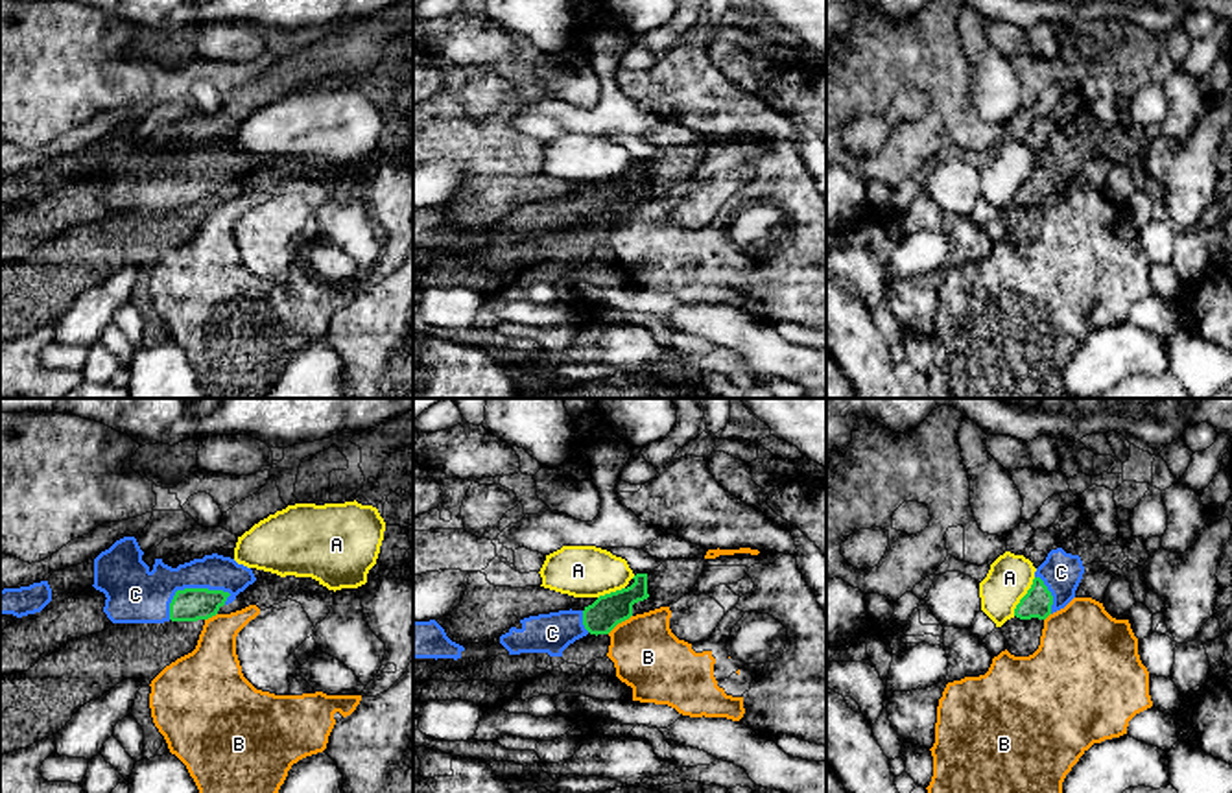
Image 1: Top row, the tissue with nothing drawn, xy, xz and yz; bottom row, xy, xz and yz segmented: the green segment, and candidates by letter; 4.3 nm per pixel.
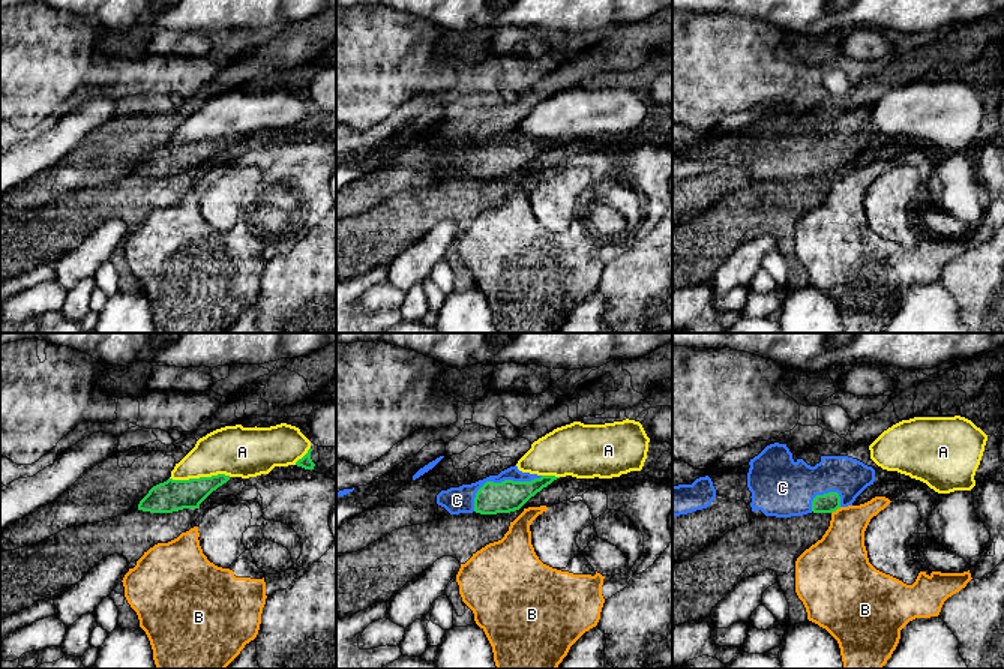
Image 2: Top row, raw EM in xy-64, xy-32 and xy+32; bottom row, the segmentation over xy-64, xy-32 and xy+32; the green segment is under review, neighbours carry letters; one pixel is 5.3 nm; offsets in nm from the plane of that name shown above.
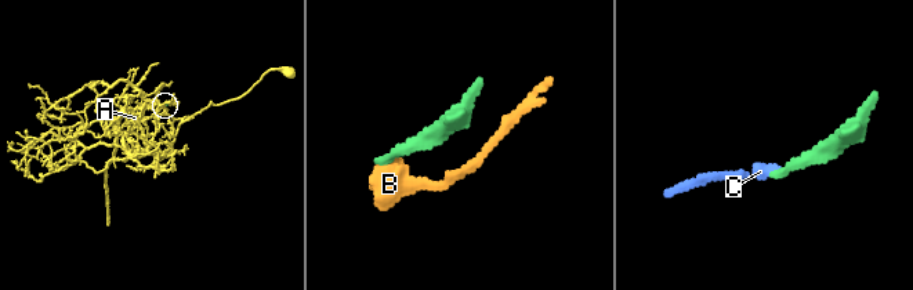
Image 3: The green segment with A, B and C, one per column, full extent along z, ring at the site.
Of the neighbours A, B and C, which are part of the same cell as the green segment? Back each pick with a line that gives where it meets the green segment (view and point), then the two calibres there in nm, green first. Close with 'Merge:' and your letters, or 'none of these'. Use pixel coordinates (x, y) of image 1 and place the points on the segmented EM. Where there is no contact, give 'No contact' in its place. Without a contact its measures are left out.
C: Touches green at xy (190, 589). Thickness 140 nm (green) against 240 nm
Merge: C

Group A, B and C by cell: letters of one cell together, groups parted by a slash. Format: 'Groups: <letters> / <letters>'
Groups: A / B / C

